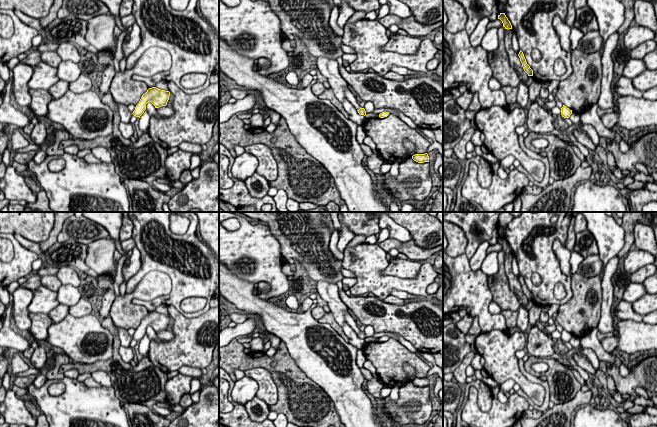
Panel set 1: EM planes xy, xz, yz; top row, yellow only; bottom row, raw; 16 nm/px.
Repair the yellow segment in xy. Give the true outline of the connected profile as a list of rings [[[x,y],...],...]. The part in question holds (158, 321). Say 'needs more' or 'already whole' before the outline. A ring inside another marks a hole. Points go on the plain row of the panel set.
already whole | [[[156,311],[149,312],[147,316],[142,319],[132,338],[140,342],[140,340],[146,334],[146,328],[148,326],[151,326],[155,332],[166,330],[169,324],[169,320],[169,315],[161,314]]]

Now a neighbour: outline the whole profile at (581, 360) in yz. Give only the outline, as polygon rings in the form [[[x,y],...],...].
[[[572,336],[569,343],[574,348],[575,353],[573,354],[574,360],[577,364],[585,371],[587,371],[590,375],[596,374],[596,370],[592,366],[592,364],[587,360],[587,358],[576,351],[576,348],[580,346],[580,338],[576,338]]]

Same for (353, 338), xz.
[[[344,323],[342,329],[345,335],[348,337],[350,344],[354,345],[358,349],[362,349],[363,346],[366,344],[364,339],[360,339],[356,332],[352,329],[352,327],[348,323]]]

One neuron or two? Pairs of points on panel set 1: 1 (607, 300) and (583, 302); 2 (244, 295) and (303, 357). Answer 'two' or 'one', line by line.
1: two
2: one

